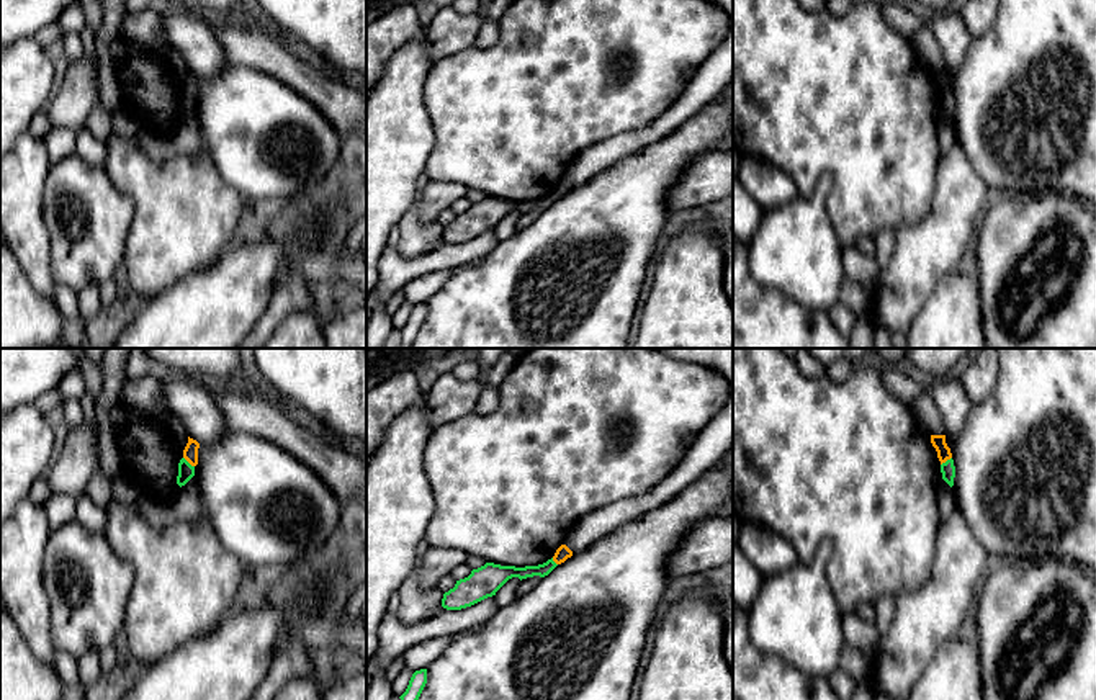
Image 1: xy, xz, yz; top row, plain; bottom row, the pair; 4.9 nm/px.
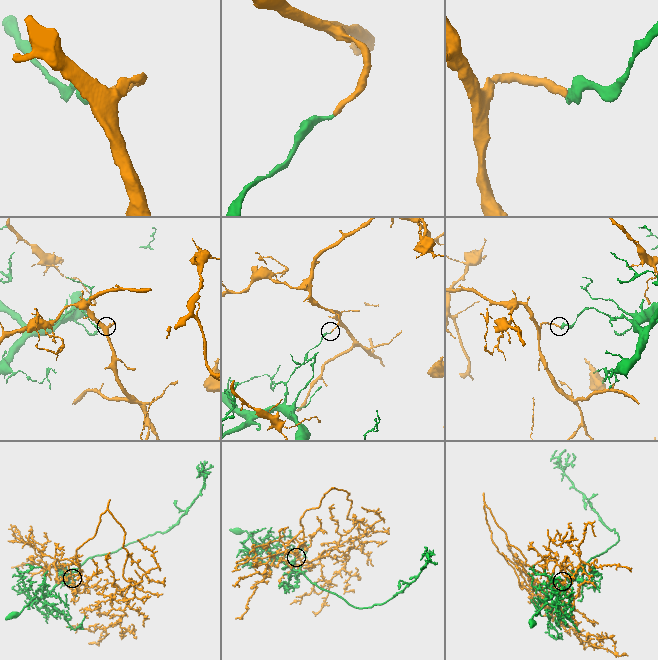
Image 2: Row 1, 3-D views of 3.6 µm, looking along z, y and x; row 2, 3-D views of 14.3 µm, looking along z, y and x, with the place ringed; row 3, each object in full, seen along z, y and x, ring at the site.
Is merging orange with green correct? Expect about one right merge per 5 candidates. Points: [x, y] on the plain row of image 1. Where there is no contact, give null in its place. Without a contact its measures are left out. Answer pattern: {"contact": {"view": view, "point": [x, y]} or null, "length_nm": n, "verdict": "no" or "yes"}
{"contact": {"view": "xy", "point": [188, 95]}, "length_nm": 80, "verdict": "no"}

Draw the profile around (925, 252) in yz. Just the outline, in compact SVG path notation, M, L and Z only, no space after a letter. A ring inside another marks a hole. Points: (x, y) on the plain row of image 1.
M959 144L941 155L929 214L896 231L892 260L880 270L874 327L908 330L937 283L959 268L991 198Z

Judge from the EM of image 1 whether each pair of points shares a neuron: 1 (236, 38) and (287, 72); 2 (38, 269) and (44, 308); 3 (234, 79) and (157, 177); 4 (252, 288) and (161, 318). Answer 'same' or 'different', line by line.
1: same
2: different
3: different
4: same

